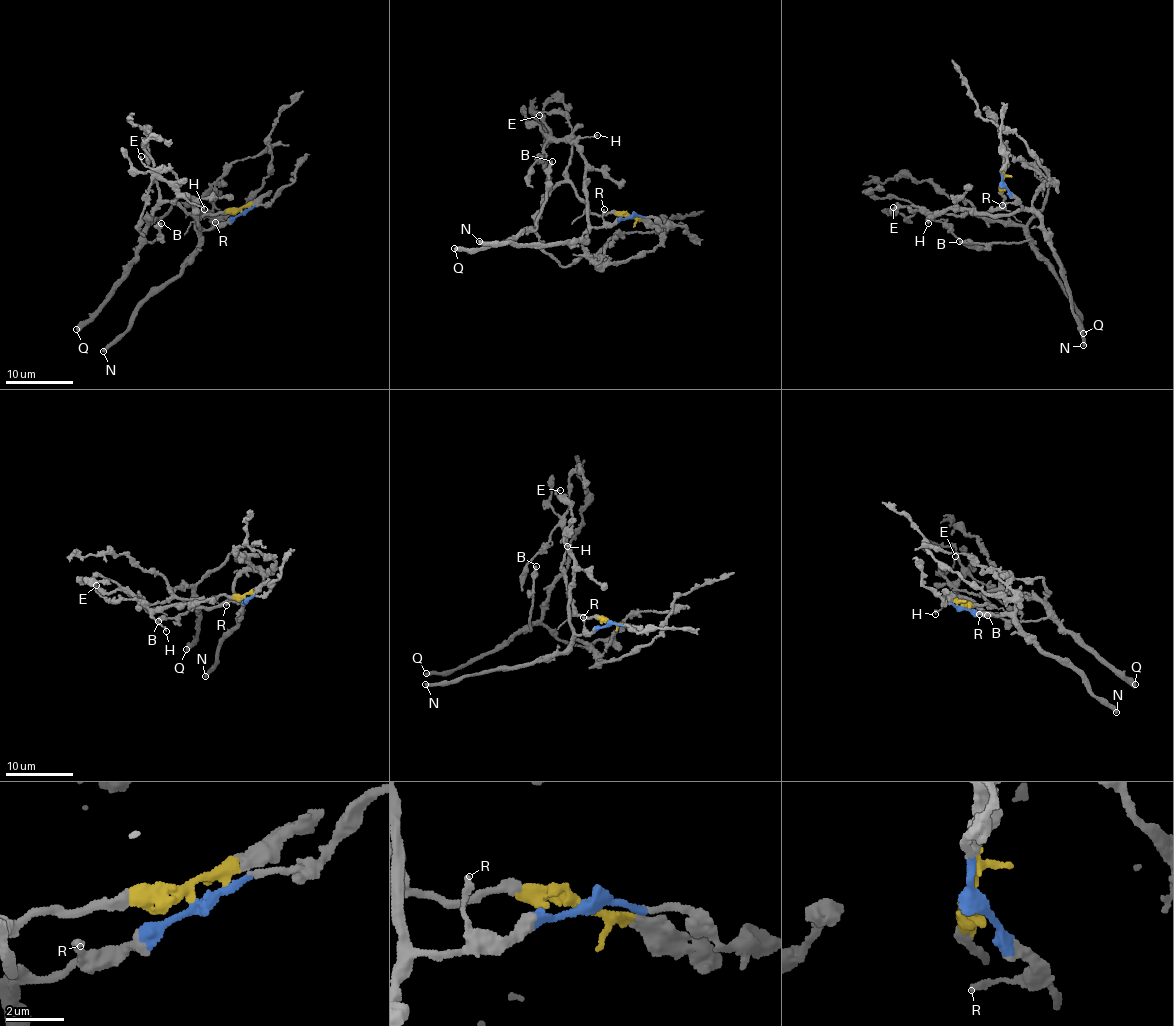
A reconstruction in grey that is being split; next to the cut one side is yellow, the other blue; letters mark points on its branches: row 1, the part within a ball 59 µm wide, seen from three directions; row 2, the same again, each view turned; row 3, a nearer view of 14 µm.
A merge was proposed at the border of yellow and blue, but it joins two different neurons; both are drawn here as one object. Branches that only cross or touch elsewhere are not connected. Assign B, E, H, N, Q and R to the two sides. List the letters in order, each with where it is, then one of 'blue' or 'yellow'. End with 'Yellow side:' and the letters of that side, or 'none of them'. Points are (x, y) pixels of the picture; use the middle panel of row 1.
B: place (552, 161); yellow
E: place (539, 115); yellow
H: place (597, 135); blue
N: place (479, 241); blue
Q: place (454, 248); yellow
R: place (604, 209); blue
Yellow side: B, E, Q

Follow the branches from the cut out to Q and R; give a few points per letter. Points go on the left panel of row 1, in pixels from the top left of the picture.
Q: (241, 212), (200, 217), (174, 201), (154, 209), (141, 248), (95, 312), (76, 329)
R: (241, 212), (216, 222)

